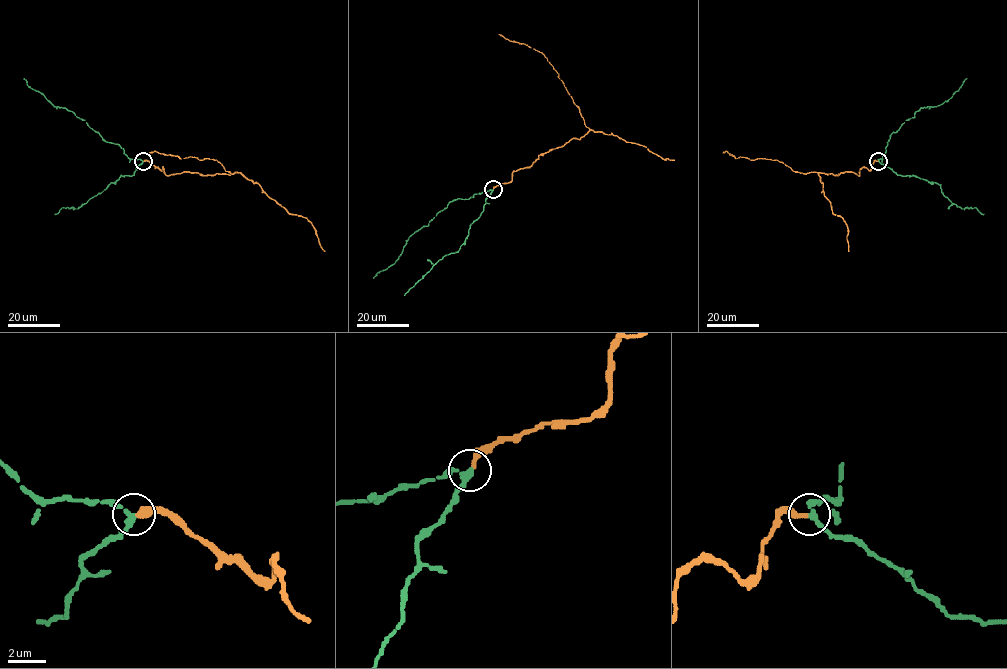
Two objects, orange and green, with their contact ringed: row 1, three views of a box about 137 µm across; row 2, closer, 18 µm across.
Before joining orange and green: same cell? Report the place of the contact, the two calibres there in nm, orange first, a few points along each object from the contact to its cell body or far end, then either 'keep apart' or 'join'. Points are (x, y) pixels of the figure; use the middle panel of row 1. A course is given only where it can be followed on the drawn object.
at (493, 189); 300 nm thick on the orange side, 280 nm on the other; orange runs (493, 189), (509, 182), (514, 171), (529, 167), (538, 156), (589, 130), (545, 56), (499, 34); green runs (493, 190), (450, 201), (427, 225), (412, 233), (398, 259), (373, 278); join

